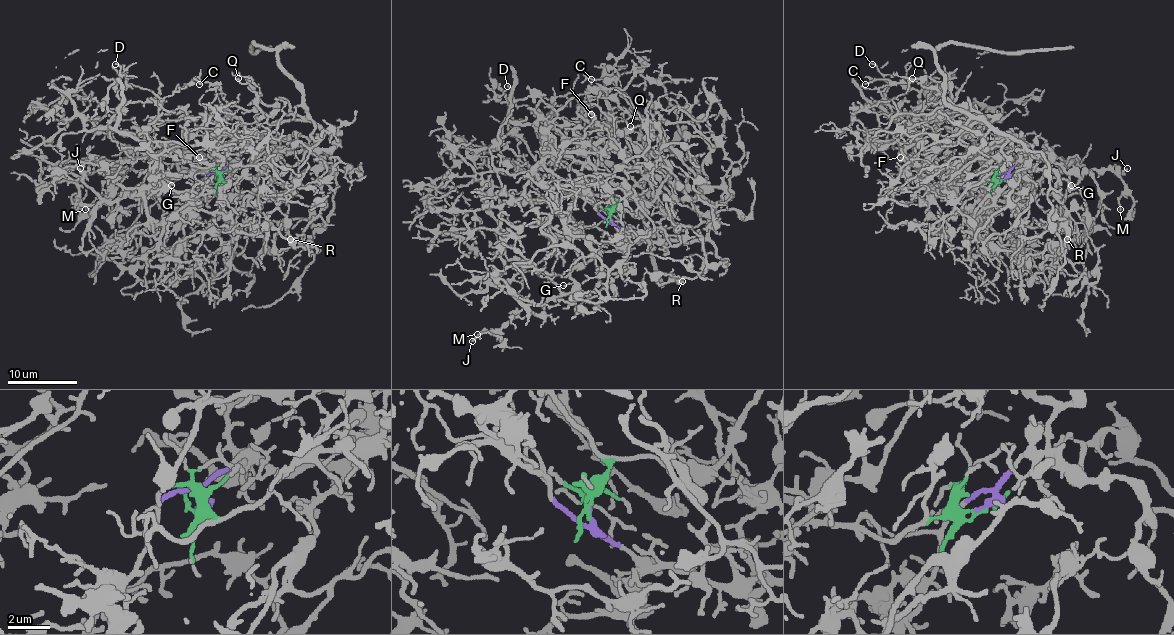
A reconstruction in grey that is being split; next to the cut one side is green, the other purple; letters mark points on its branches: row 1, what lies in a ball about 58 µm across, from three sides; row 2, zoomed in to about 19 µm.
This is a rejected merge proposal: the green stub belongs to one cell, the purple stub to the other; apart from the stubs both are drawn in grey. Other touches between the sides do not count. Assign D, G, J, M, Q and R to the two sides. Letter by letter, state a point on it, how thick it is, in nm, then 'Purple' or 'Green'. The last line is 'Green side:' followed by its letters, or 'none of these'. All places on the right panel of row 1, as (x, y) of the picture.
D: Place: (872, 64). Thickness 140 nm. Green
G: Place: (1071, 185). Thickness 110 nm. Purple
J: Place: (1127, 168). Thickness 180 nm. Purple
M: Place: (1120, 209). Thickness 130 nm. Purple
Q: Place: (912, 78). Thickness 150 nm. Purple
R: Place: (1067, 239). Thickness 200 nm. Purple
Green side: D

